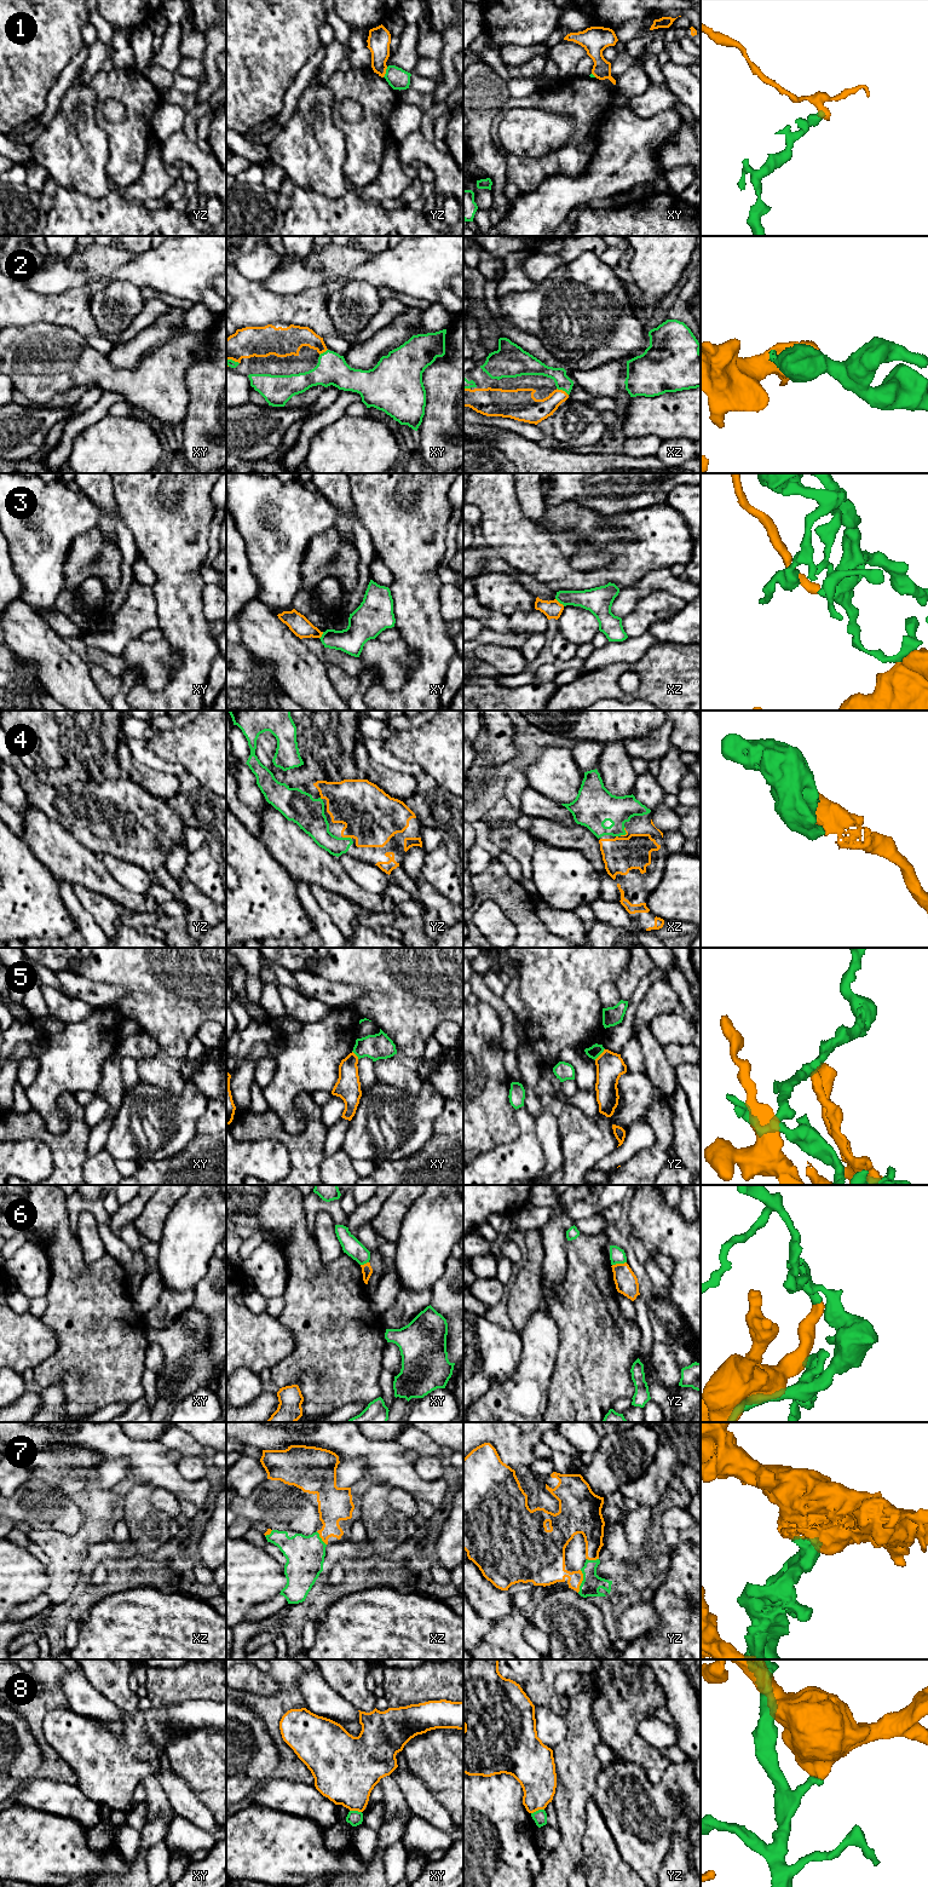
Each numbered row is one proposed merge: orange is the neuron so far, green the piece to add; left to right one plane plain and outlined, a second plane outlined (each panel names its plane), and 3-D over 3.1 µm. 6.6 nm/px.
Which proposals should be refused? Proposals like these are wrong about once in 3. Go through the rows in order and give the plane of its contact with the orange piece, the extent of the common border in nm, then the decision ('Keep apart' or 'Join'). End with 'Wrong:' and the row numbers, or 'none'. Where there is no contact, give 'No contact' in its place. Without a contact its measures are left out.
1: Touches orange in yz. Shared border 80 nm. Keep apart
2: Touches orange in xz. Shared border 90 nm. Join
3: Touches orange in xz. Shared border 80 nm. Join
4: Touches orange in yz. Shared border 70 nm. Join
5: Touches orange in yz. Shared border 100 nm. Keep apart
6: Touches orange in yz. Shared border 100 nm. Join
7: Touches orange in yz. Shared border 150 nm. Join
8: Touches orange in yz. Shared border 90 nm. Keep apart
Wrong: 1, 5, 8

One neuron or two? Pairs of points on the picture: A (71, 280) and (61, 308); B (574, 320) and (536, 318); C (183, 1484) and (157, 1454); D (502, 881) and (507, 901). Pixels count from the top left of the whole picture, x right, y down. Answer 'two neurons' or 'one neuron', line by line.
A: two neurons
B: one neuron
C: one neuron
D: one neuron

